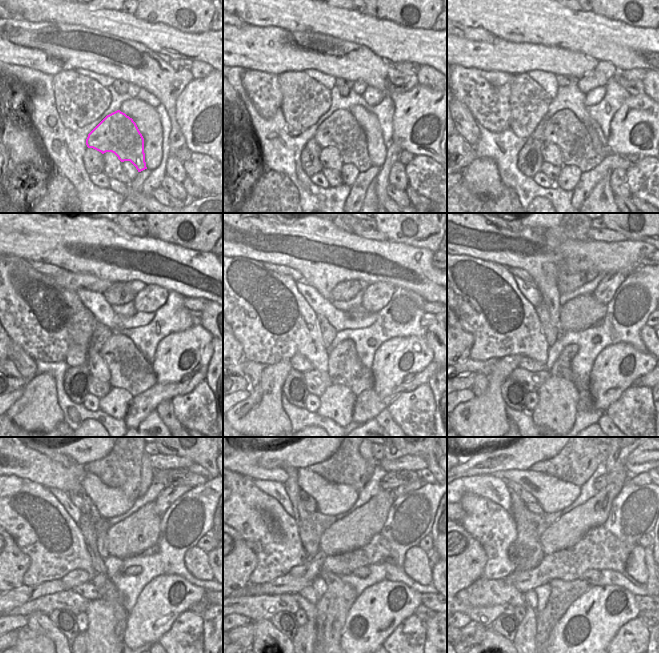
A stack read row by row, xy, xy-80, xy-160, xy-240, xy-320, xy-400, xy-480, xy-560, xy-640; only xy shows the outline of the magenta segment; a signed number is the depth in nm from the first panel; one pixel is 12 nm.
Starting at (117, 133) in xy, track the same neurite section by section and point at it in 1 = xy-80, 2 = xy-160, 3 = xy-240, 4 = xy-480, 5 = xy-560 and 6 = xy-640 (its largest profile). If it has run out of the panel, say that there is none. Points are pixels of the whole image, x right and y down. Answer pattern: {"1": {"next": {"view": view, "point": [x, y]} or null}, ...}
{"1": {"next": {"view": "xy-80", "point": [341, 130]}}, "2": {"next": {"view": "xy-160", "point": [564, 129]}}, "3": {"next": {"view": "xy-240", "point": [129, 369]}}, "4": {"next": {"view": "xy-480", "point": [132, 570]}}, "5": {"next": {"view": "xy-560", "point": [362, 572]}}, "6": {"next": {"view": "xy-640", "point": [591, 576]}}}

